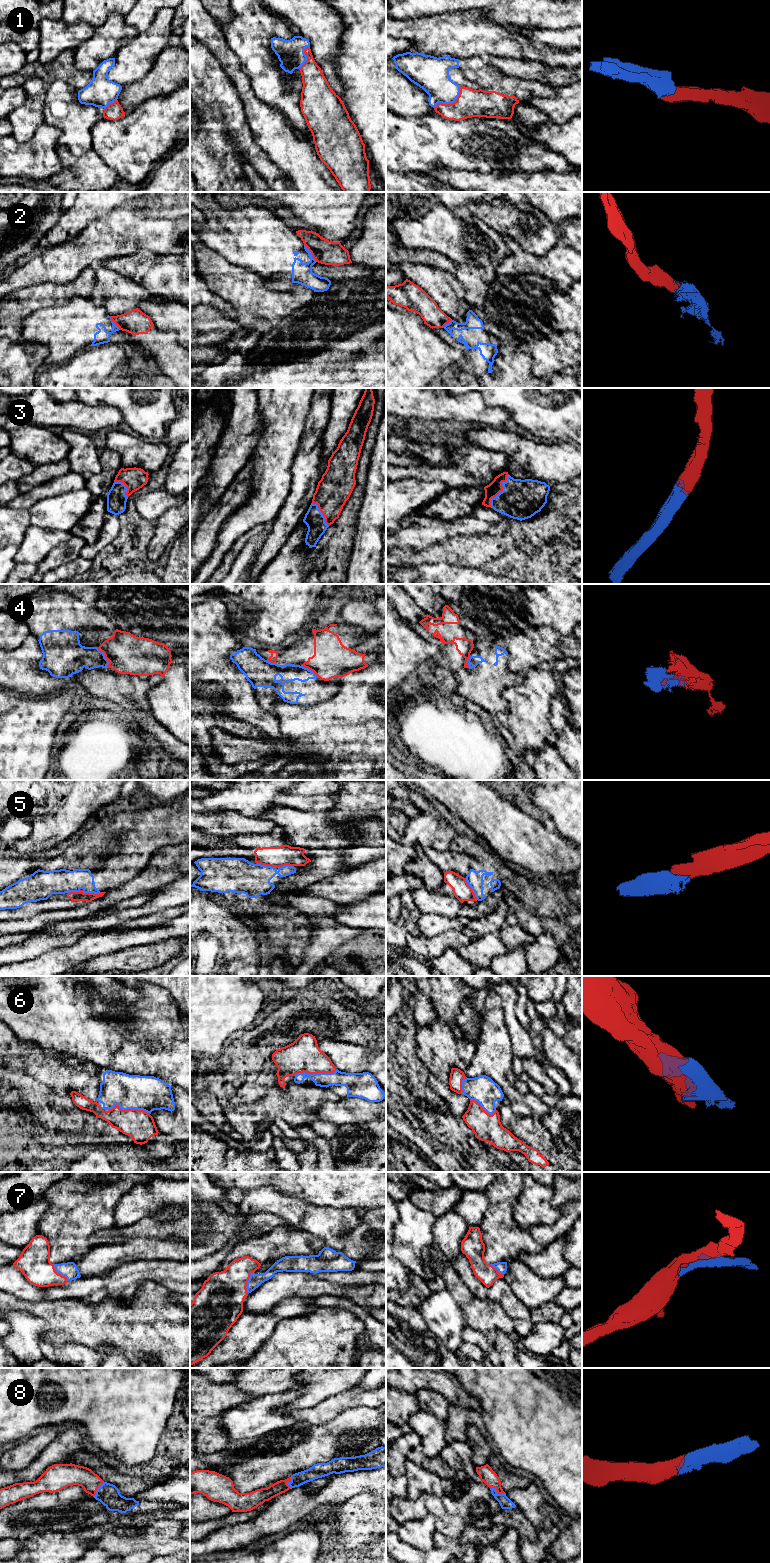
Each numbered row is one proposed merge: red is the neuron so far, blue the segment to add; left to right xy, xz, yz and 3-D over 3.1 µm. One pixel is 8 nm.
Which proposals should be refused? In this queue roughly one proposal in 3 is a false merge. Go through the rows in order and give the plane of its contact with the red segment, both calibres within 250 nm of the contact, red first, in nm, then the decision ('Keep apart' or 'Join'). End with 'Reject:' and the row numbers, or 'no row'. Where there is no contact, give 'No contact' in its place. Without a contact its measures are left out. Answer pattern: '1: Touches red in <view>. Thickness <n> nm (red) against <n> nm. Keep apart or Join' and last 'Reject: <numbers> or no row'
1: Touches red in yz. Thickness 220 nm (red) against 240 nm. Join
2: Touches red in xz. Thickness 190 nm (red) against 160 nm. Keep apart
3: Touches red in yz. Thickness 110 nm (red) against 320 nm. Join
4: Touches red in xy. Thickness 320 nm (red) against 220 nm. Keep apart
5: Touches red in xy. Thickness 80 nm (red) against 200 nm. Keep apart
6: Touches red in xy. Thickness 240 nm (red) against 280 nm. Join
7: Touches red in xz. Thickness 360 nm (red) against 110 nm. Join
8: Touches red in yz. Thickness 120 nm (red) against 90 nm. Join
Reject: 2, 4, 5

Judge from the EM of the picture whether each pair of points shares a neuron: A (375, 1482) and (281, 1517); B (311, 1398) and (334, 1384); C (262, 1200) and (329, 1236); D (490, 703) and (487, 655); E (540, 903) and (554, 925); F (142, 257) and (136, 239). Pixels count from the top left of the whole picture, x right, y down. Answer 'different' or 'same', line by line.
A: same
B: same
C: same
D: same
E: different
F: different

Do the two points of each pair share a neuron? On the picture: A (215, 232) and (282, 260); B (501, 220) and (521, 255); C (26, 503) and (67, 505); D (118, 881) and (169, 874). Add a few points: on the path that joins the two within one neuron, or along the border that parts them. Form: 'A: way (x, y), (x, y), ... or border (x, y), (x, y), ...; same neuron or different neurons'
A: way (232, 232), (246, 237), (254, 237), (265, 246); same neuron
B: border (503, 235), (509, 235), (530, 252); different neurons
C: border (57, 495), (39, 499), (28, 509); different neurons
D: border (146, 866), (129, 882); different neurons

